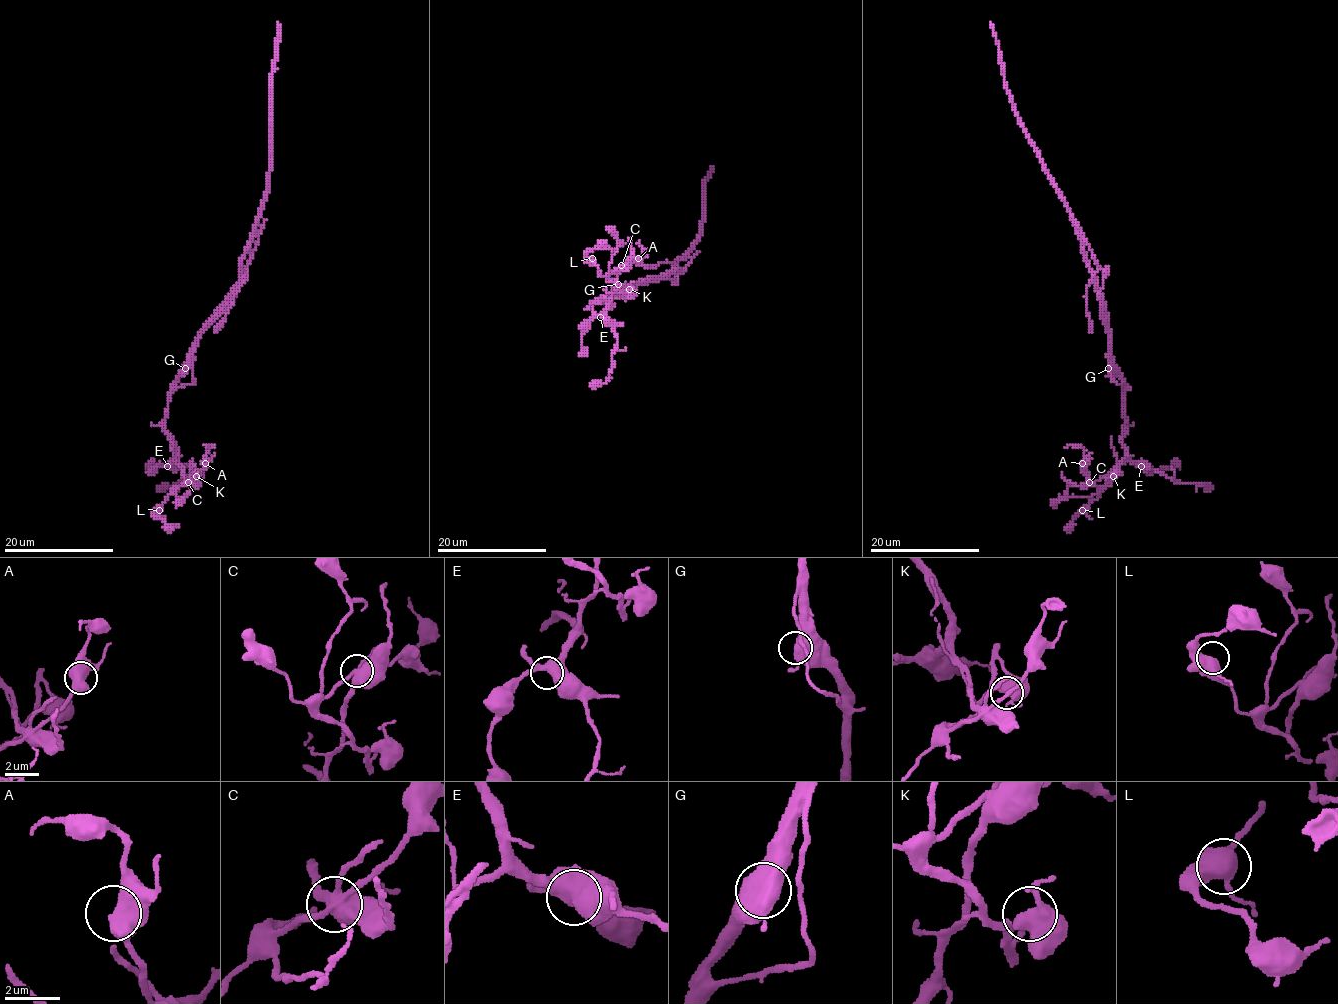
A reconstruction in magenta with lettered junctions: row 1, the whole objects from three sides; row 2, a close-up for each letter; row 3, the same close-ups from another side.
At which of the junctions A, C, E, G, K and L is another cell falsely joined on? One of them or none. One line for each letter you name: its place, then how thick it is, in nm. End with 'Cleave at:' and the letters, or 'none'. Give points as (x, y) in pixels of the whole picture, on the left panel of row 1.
C: at (188, 482); 440 nm thick
Cleave at: C

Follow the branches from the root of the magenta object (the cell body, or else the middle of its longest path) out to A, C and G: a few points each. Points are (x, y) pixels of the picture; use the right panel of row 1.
A: (1101, 296), (1112, 363), (1124, 385), (1123, 444), (1127, 459), (1098, 480), (1088, 480), (1082, 463)
C: (1101, 296), (1102, 320), (1109, 334), (1112, 363), (1119, 370), (1124, 385), (1123, 444), (1127, 459), (1090, 482)
G: (1101, 296), (1102, 320), (1109, 334), (1108, 368)

